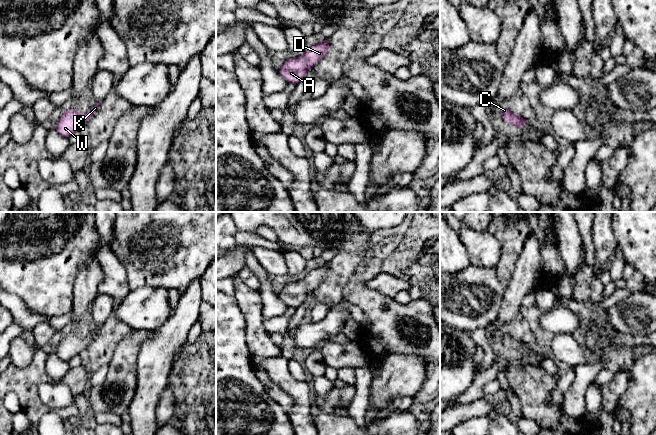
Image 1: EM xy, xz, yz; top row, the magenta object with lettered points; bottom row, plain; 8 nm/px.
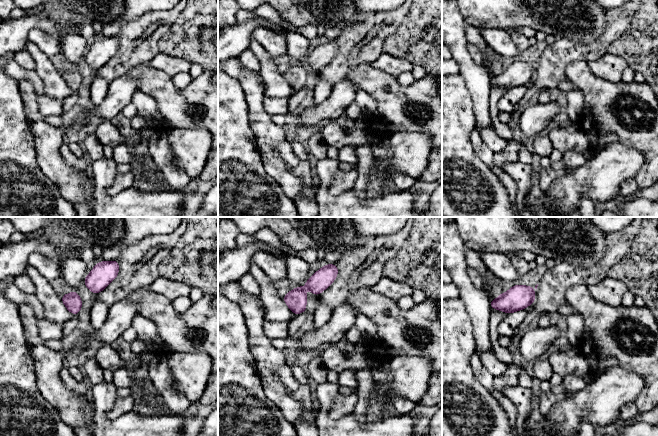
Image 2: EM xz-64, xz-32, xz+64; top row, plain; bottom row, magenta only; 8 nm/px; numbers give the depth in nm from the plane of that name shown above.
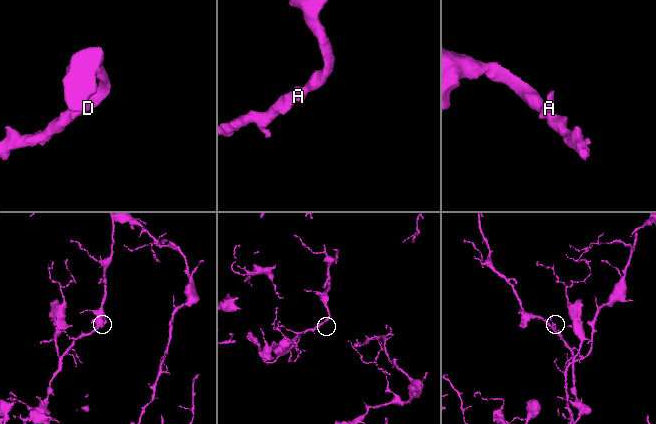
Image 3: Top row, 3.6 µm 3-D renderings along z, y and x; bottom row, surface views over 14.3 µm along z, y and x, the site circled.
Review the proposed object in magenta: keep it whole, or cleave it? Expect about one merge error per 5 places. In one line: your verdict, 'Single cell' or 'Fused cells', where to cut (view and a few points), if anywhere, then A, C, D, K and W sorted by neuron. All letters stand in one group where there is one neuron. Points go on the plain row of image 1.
Single cell. No split. Groups: A C D K W

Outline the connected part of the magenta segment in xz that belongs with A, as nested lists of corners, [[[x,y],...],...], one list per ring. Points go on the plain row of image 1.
[[[328,263],[312,270],[304,279],[287,284],[278,297],[288,306],[298,308],[301,306],[310,291],[320,285],[328,275],[330,267]]]

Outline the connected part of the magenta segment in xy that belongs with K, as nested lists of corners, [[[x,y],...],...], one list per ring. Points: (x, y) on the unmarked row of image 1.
[[[99,327],[95,329],[85,338],[82,339],[74,333],[63,335],[58,347],[53,350],[57,356],[69,362],[74,356],[79,355],[86,347],[96,338]]]

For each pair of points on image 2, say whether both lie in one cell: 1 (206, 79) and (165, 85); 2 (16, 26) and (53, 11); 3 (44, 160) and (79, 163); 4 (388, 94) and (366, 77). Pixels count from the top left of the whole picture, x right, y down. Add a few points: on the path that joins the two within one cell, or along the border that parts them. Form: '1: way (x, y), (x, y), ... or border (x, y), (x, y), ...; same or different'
1: way (196, 89), (190, 95), (175, 95); same
2: way (26, 23), (48, 21); same
3: border (62, 142), (61, 157), (85, 172); different
4: way (383, 89), (371, 80); same

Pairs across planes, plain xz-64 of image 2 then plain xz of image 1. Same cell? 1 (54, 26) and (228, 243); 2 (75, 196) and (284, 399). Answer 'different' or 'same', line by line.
1: different
2: same

